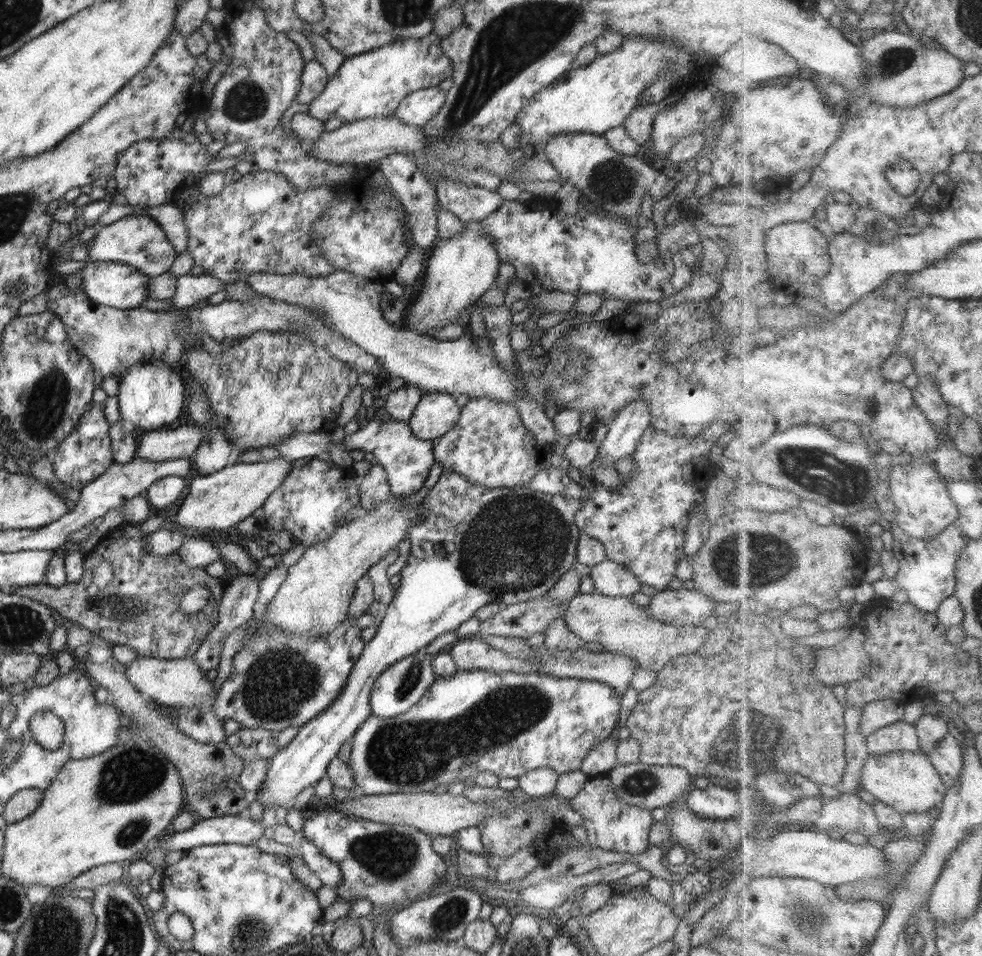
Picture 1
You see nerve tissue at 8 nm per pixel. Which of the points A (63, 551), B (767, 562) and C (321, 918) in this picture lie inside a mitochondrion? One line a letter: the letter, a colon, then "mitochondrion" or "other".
A: other
B: mitochondrion
C: other

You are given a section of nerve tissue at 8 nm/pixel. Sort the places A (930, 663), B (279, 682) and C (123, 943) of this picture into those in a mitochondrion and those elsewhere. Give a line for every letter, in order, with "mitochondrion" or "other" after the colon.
A: other
B: mitochondrion
C: mitochondrion

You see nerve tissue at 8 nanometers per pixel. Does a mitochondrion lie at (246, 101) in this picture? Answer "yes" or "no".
yes

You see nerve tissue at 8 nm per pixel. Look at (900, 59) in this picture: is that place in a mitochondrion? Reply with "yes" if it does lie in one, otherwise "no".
yes

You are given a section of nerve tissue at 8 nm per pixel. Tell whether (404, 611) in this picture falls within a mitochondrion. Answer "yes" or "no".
no

